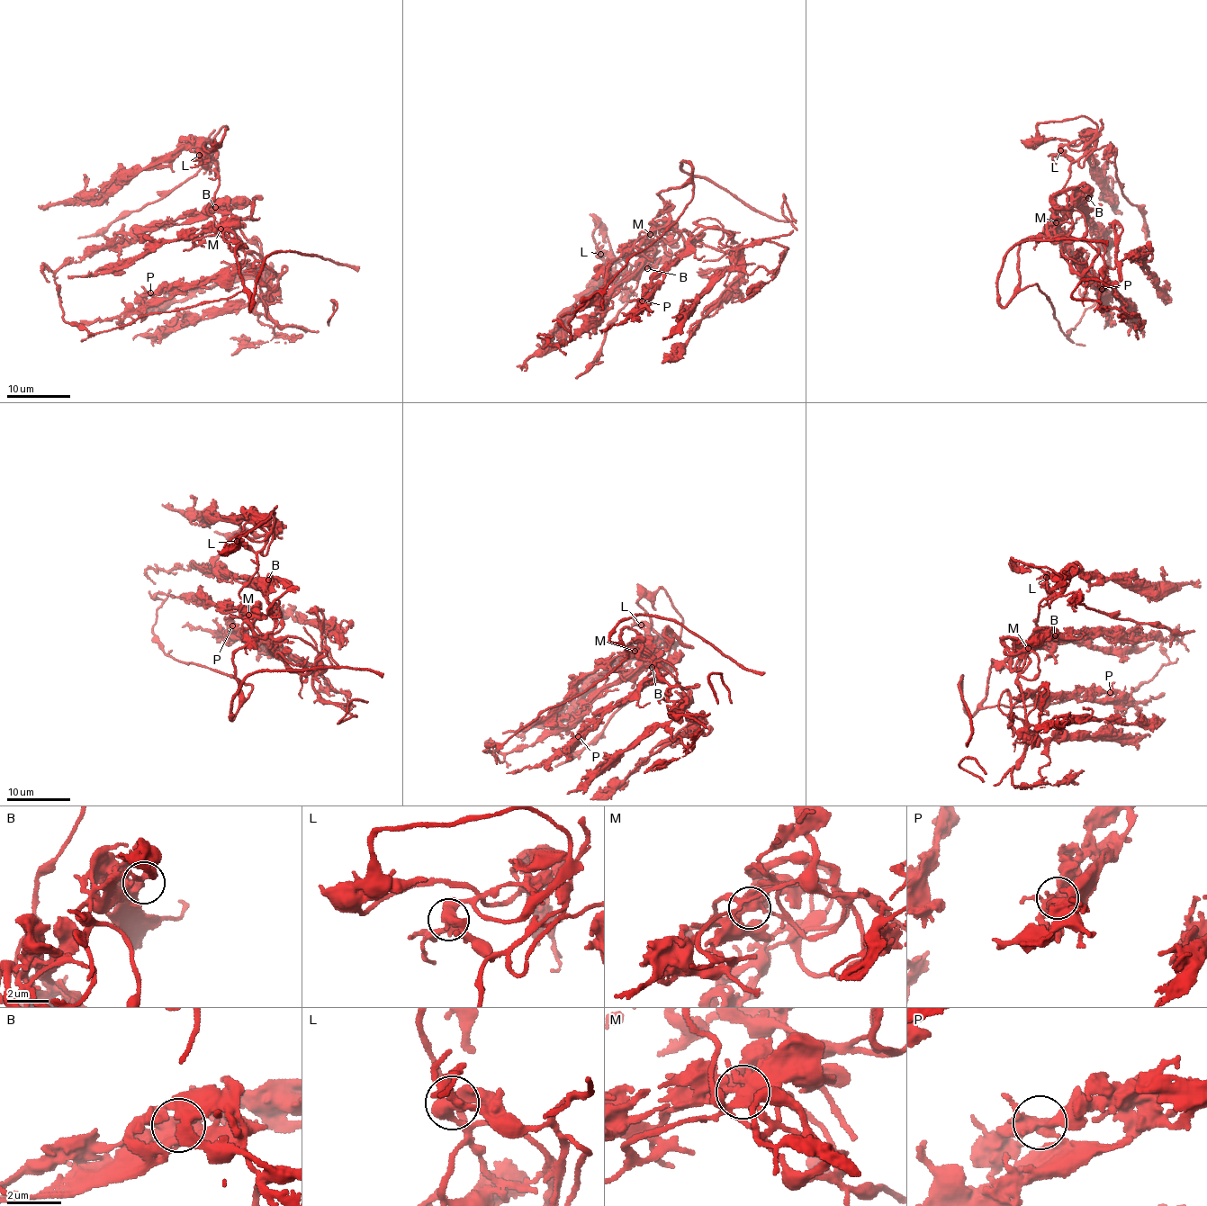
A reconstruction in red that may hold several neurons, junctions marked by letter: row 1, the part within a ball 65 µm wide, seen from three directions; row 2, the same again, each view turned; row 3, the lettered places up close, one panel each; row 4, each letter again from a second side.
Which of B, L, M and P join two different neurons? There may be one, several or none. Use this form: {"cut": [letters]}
{"cut": []}

